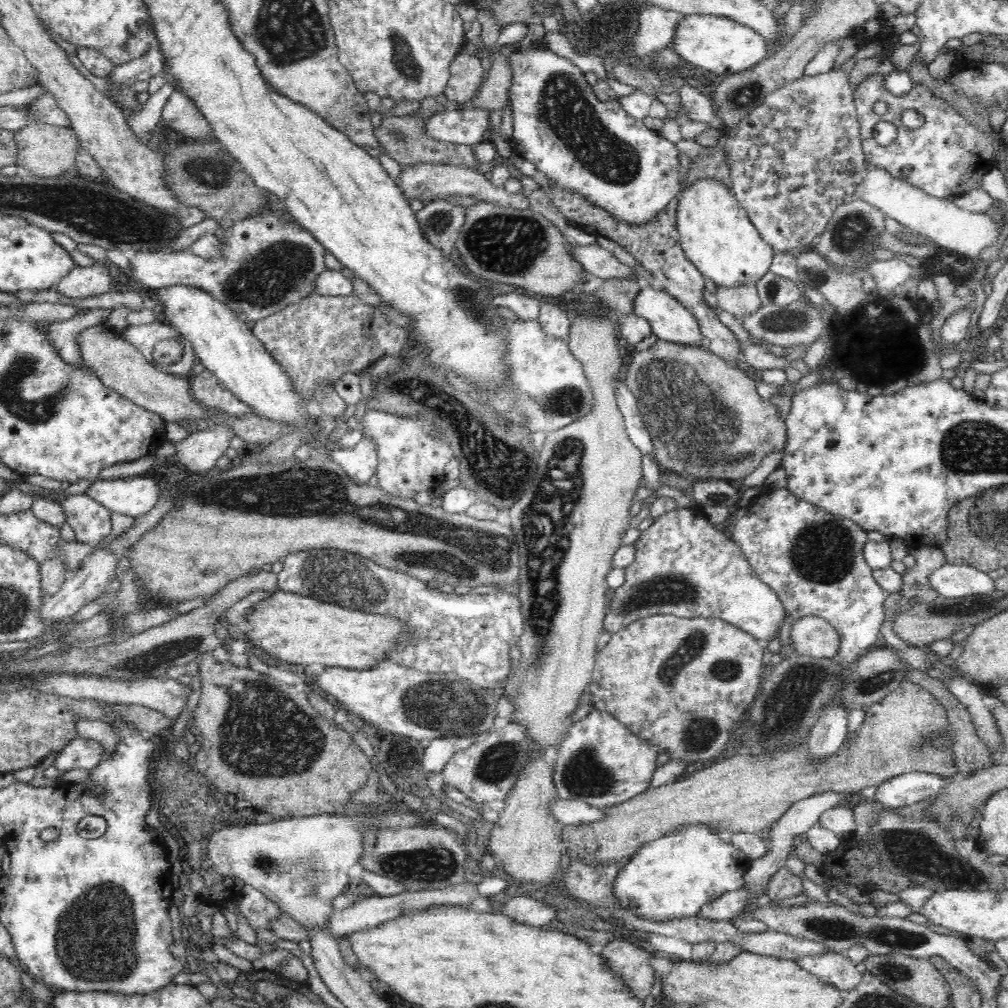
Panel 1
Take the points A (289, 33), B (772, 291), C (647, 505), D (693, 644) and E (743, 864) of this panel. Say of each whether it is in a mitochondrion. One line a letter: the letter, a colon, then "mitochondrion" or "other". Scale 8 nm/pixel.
A: mitochondrion
B: mitochondrion
C: other
D: mitochondrion
E: other

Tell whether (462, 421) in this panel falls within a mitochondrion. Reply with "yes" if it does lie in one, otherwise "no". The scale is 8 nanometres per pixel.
yes

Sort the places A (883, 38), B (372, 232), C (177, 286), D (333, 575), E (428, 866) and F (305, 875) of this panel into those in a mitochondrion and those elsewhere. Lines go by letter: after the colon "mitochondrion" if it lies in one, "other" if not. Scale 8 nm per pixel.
A: other
B: other
C: other
D: mitochondrion
E: mitochondrion
F: mitochondrion

